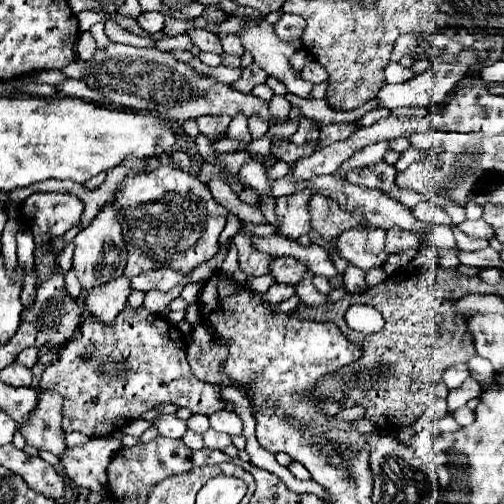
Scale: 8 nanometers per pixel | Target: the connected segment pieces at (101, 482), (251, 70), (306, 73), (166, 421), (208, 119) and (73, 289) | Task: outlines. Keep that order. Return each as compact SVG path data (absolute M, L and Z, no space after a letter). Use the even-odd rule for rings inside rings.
M90 438L84 446L68 448L62 466L74 484L84 486L98 494L108 494L108 466L112 456L120 450L120 440Z
M252 64L252 66L248 66L248 68L242 70L240 78L234 84L230 84L230 88L232 90L238 90L242 94L250 94L252 88L258 86L258 84L264 84L266 78L268 78L268 74L262 68L258 68L258 66Z
M316 60L308 62L308 64L302 68L300 76L302 76L306 82L310 82L310 84L320 84L320 82L326 82L326 80L328 80L326 70L324 70Z
M162 414L158 416L154 422L152 422L152 428L158 430L160 436L166 436L166 438L182 438L184 432L188 430L186 428L186 422L184 420L178 420L174 414Z
M200 116L200 118L196 118L200 132L206 134L212 142L216 142L220 138L220 134L226 132L230 120L232 120L232 116Z
M70 270L70 272L66 274L66 294L68 294L70 298L78 298L80 292L82 292L82 286L80 286L78 278L74 276L74 270Z

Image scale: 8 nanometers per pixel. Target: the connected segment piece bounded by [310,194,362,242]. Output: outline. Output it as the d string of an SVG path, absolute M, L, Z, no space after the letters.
M314 194L310 198L310 220L312 220L312 232L330 242L332 238L340 236L346 228L358 226L362 218L358 218L358 214L352 214L346 220L346 212L342 212L332 198Z

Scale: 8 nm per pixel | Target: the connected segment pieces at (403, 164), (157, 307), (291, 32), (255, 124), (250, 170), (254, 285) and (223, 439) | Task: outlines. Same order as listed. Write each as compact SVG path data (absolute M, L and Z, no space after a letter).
M408 148L408 150L404 150L404 152L400 154L400 158L398 158L395 168L398 170L398 172L402 172L402 170L406 170L406 168L408 168L412 162L416 162L416 160L422 160L422 158L424 158L424 152L422 152L422 150Z
M178 284L174 290L166 292L166 294L162 294L162 292L158 292L158 290L150 290L150 292L146 292L146 298L144 298L144 304L142 304L142 306L144 306L148 312L158 314L160 310L164 310L164 306L166 306L168 302L172 302L174 298L178 298L178 296L182 294L182 290L184 290L184 284Z
M282 14L280 20L274 24L274 30L278 34L278 38L286 38L286 40L292 40L292 38L300 38L302 32L304 32L304 18L298 16L298 14Z
M250 116L248 118L248 130L250 130L250 134L252 134L254 140L262 138L268 132L268 122L262 120L262 118L258 118L258 116Z
M258 160L246 162L240 168L238 176L240 176L240 182L242 184L246 184L250 188L256 188L264 196L270 196L268 194L268 174L266 174L266 166L262 162L258 162Z
M266 274L262 278L250 278L248 280L248 290L258 292L258 294L264 294L272 284L274 284L274 278L270 274Z
M210 428L210 430L206 430L206 432L202 434L202 440L204 440L206 448L216 448L216 450L224 450L228 444L232 444L228 434L216 432L216 430L212 430L212 428Z

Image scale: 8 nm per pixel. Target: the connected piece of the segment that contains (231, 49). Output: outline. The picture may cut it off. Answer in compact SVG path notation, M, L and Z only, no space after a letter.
M230 33L230 36L222 36L220 41L223 51L230 56L242 57L244 55L245 51L237 34Z

